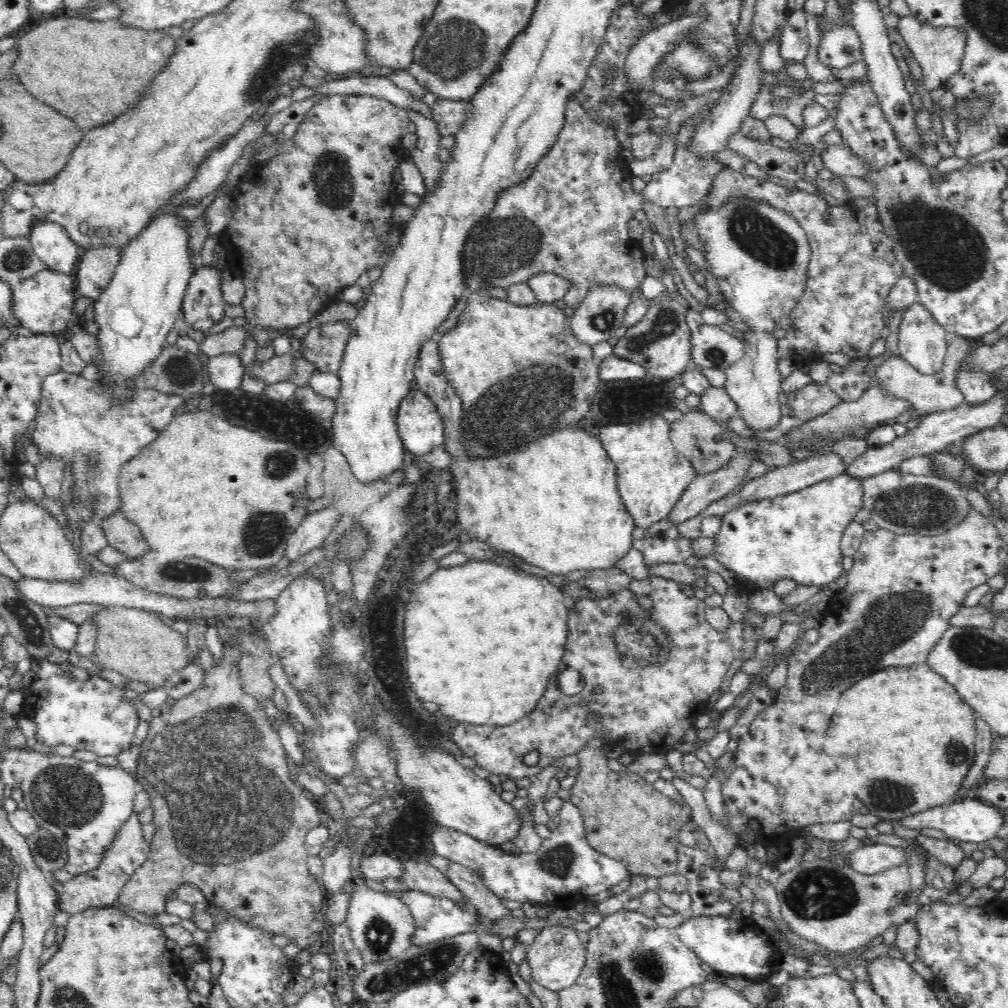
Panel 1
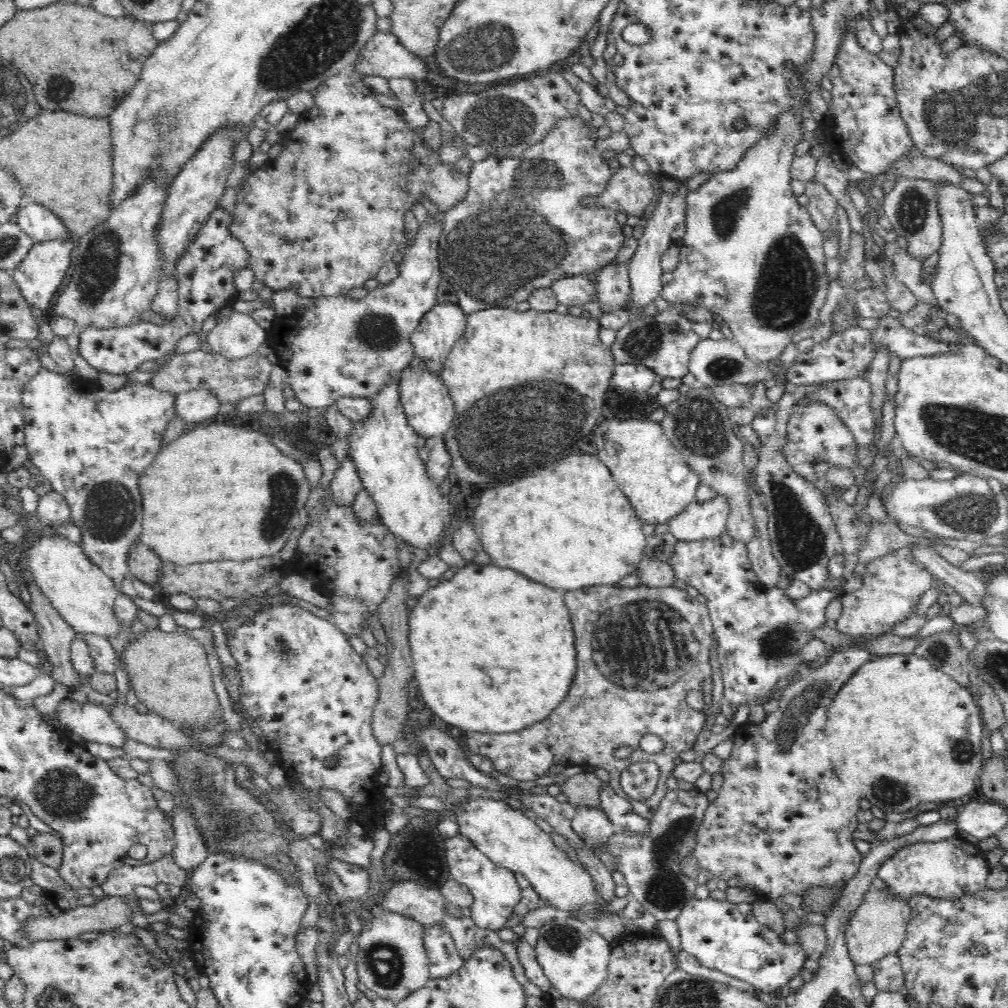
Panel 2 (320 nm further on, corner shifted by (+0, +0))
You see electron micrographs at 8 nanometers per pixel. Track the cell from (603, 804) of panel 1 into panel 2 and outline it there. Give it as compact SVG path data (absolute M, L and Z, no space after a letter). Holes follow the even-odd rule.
M581 772L568 778L561 786L561 792L566 795L567 802L576 810L586 807L588 809L602 810L601 791L609 783L600 780L594 772Z

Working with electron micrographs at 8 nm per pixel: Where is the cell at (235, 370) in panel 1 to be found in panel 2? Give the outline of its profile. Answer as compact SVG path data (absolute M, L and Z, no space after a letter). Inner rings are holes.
M190 389L177 394L175 414L184 417L188 428L211 420L220 412L221 404L220 397L210 389Z

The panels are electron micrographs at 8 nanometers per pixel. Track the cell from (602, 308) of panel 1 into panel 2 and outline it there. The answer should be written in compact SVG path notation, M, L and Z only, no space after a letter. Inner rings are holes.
M611 261L597 273L594 285L602 313L623 310L624 306L628 306L632 294L628 263Z

